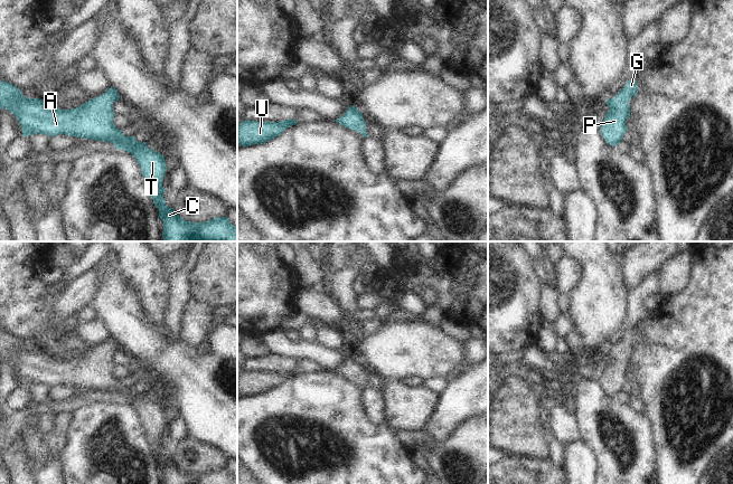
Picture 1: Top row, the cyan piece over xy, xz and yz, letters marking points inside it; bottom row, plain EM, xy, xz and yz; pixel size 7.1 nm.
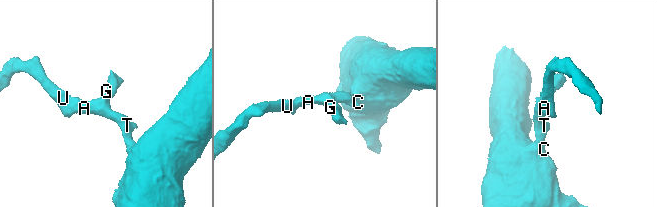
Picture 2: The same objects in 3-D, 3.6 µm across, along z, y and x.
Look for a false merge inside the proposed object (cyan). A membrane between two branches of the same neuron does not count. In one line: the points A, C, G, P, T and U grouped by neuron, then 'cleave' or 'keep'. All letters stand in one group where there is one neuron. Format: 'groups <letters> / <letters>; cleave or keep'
groups A C G P T U; keep

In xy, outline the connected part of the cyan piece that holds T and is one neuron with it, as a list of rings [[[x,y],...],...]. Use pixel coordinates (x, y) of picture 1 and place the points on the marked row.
[[[0,80],[0,108],[10,111],[17,117],[25,137],[38,133],[50,137],[65,134],[85,140],[111,142],[115,149],[131,153],[140,164],[147,189],[159,209],[159,218],[163,221],[163,241],[237,241],[237,226],[232,225],[227,217],[218,217],[205,222],[191,222],[179,217],[173,208],[166,205],[163,198],[166,189],[162,187],[167,170],[165,155],[148,148],[145,142],[138,142],[134,136],[125,136],[122,130],[114,125],[113,103],[119,99],[118,91],[111,86],[100,97],[93,97],[76,108],[59,110],[45,99],[27,98],[15,85]]]

